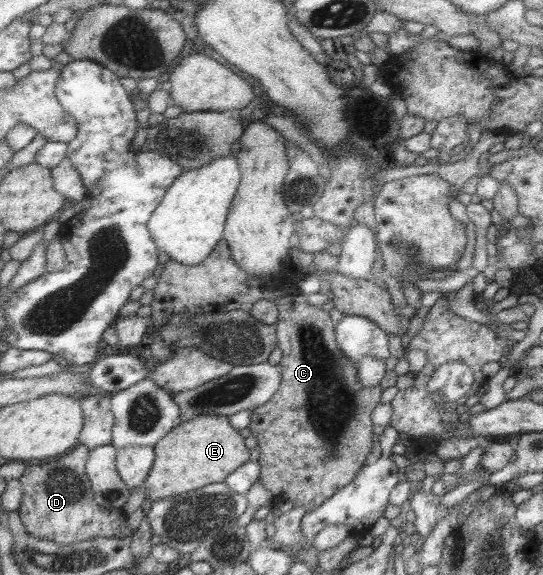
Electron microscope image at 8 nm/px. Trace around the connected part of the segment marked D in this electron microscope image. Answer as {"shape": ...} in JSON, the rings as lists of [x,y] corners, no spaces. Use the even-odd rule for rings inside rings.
{"shape":[[[75,445],[67,454],[45,464],[27,466],[18,478],[22,497],[16,510],[25,530],[37,539],[69,545],[95,537],[129,538],[127,516],[119,509],[101,508],[92,499],[92,487],[84,469],[88,448]]]}

